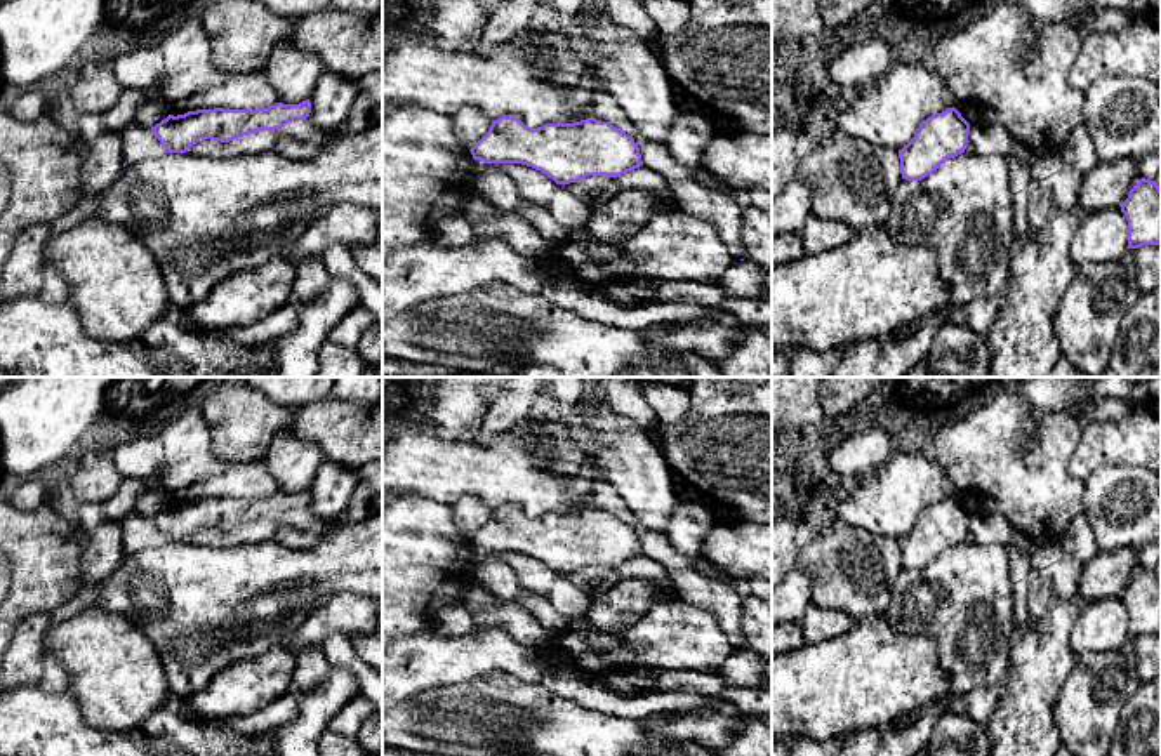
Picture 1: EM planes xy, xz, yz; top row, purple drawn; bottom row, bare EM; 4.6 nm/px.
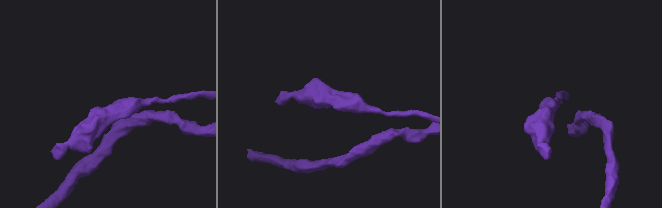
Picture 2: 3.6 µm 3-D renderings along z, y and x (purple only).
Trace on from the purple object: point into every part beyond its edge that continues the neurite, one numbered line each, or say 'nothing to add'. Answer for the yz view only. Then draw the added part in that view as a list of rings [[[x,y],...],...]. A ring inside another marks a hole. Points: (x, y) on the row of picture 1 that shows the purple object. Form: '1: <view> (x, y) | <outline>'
nothing to add

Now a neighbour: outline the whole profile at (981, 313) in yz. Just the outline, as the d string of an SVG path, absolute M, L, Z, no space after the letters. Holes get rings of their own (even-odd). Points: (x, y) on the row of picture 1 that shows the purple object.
M1005 282L992 295L972 299L959 313L959 318L975 332L984 335L998 320L1006 306L1010 285Z

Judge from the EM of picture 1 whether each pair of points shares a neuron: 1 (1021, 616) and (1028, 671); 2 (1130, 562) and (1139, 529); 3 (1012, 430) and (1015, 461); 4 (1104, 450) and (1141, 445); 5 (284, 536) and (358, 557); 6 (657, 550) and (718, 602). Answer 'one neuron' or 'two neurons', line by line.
1: two neurons
2: two neurons
3: one neuron
4: one neuron
5: two neurons
6: one neuron

